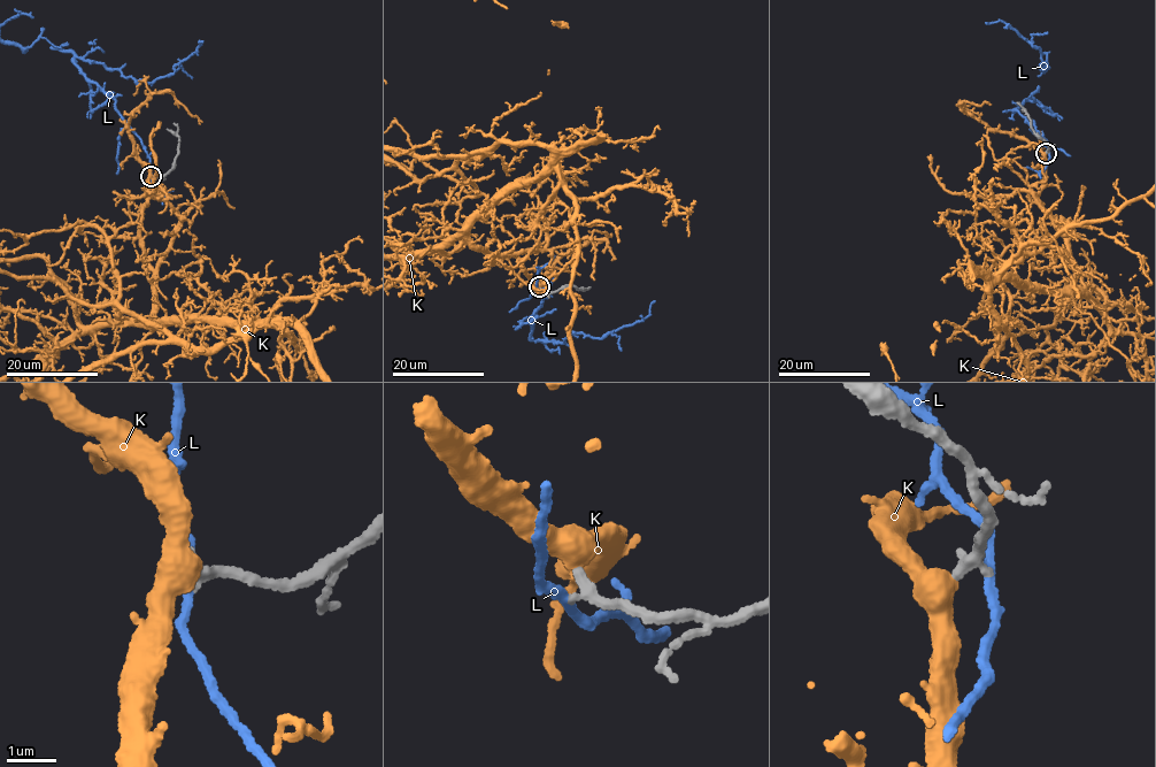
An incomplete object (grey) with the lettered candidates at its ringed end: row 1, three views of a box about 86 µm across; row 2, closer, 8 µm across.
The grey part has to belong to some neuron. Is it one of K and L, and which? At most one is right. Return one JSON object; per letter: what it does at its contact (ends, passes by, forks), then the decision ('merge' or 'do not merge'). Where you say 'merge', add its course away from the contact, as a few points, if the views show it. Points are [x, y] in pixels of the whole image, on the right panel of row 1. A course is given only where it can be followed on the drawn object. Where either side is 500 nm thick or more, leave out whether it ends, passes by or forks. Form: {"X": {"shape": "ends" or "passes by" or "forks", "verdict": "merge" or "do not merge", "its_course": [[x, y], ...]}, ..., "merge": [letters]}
{"K": {"shape": "passes by", "verdict": "merge"}, "L": {"shape": "passes by", "verdict": "do not merge"}, "merge": ["K"]}

